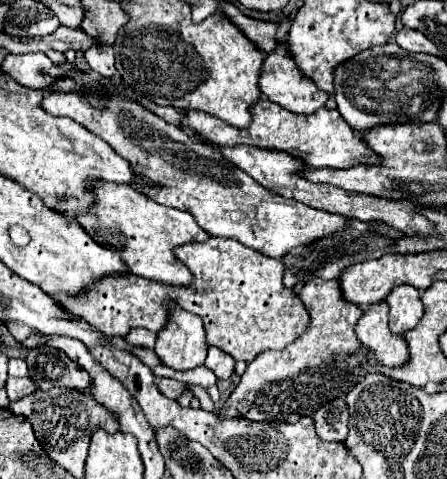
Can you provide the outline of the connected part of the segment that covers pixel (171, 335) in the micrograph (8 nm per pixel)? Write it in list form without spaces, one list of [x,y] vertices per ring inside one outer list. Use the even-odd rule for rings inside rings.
[[[173,308],[169,324],[157,334],[155,354],[163,366],[173,370],[193,370],[205,362],[207,344],[199,316]]]

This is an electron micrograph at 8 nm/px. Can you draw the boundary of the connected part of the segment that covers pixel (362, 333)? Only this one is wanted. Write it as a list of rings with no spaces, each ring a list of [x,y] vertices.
[[[385,300],[369,306],[355,326],[355,334],[365,348],[369,348],[375,358],[385,366],[401,366],[407,360],[407,344],[403,336],[389,332],[387,326],[389,306]]]

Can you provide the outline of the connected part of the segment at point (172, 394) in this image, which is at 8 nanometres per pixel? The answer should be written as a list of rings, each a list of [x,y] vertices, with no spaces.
[[[157,378],[155,380],[155,386],[157,386],[157,390],[163,394],[163,396],[167,396],[167,398],[177,398],[177,396],[181,396],[181,392],[183,392],[183,384],[181,382],[177,382],[177,380],[171,380],[171,378]]]

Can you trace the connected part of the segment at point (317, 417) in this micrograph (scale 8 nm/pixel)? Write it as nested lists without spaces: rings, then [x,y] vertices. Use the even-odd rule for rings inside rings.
[[[335,398],[327,402],[313,414],[315,432],[325,442],[343,442],[347,432],[347,420],[349,420],[349,412],[343,398]]]

